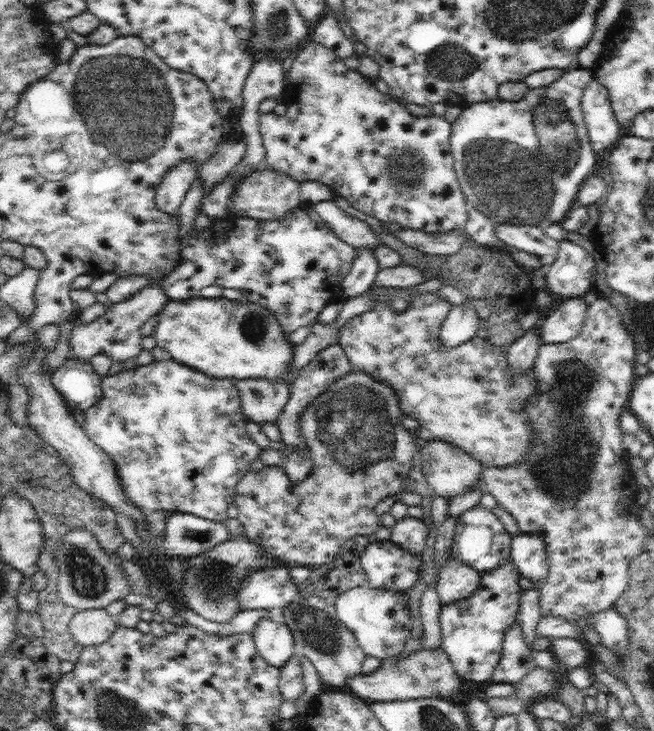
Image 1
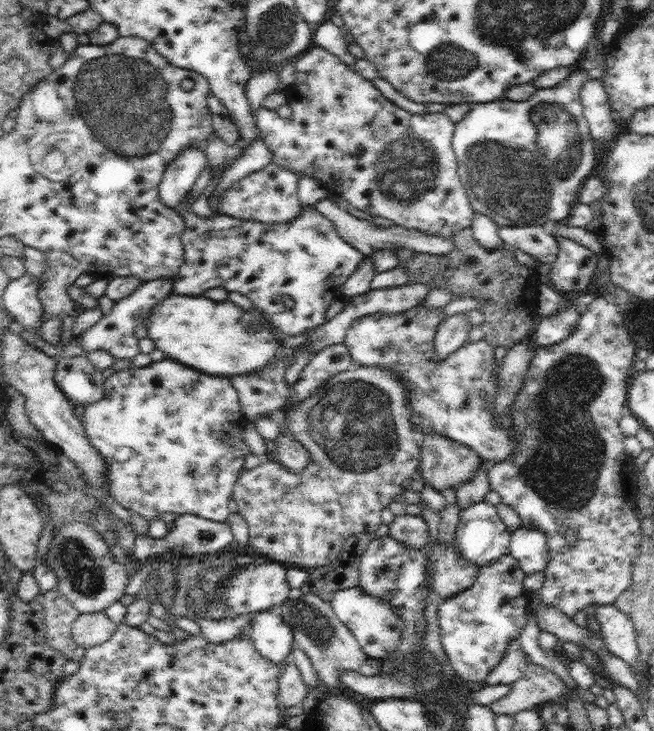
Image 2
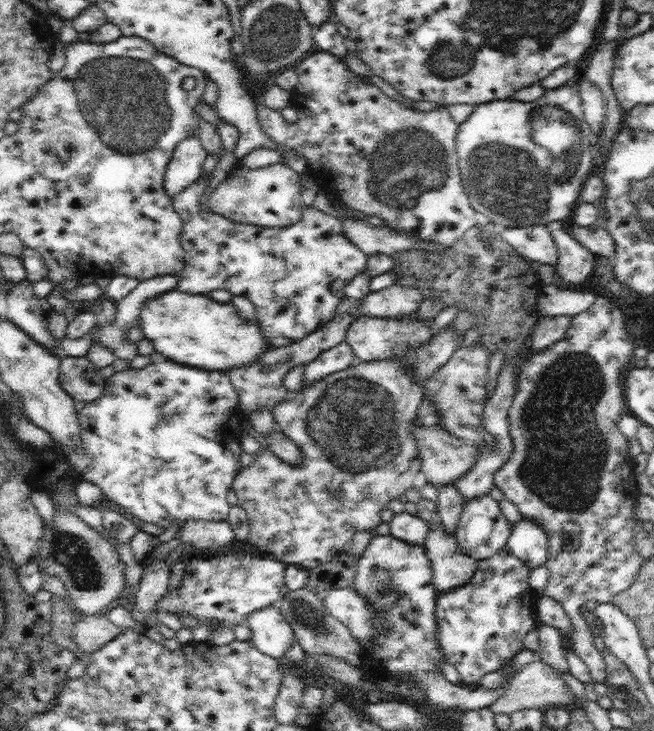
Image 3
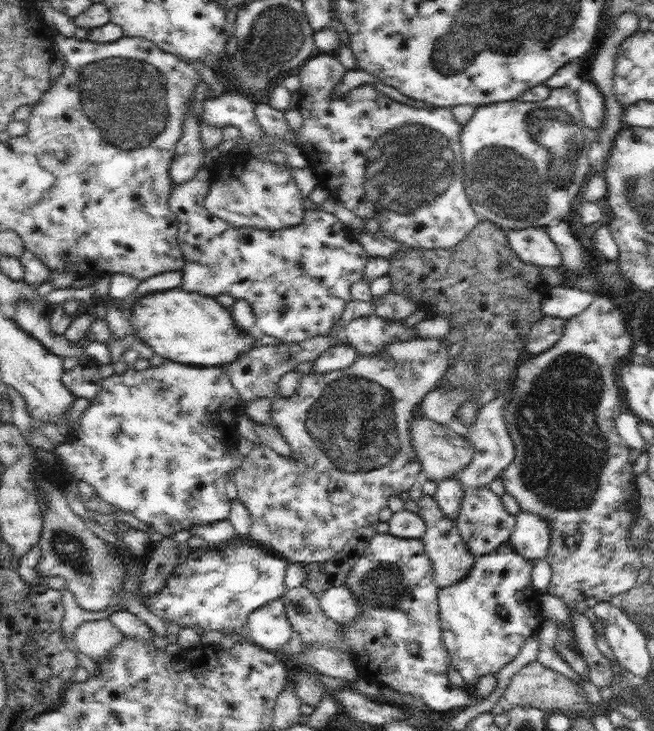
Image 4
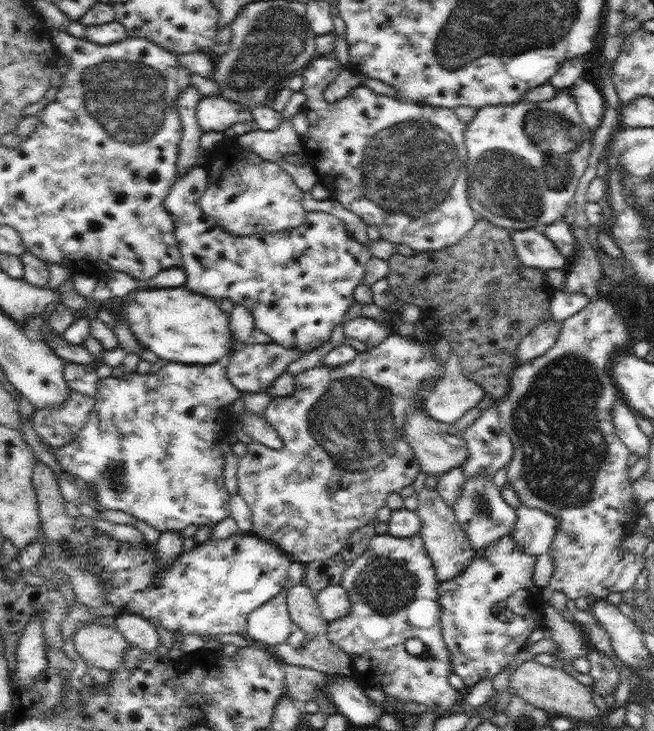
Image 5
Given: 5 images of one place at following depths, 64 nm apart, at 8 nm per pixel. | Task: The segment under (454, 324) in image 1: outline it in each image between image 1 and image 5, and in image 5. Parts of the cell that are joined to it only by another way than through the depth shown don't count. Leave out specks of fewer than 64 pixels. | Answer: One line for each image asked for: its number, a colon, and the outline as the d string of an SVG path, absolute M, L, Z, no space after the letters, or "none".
2: M453 314L447 316L439 326L437 326L437 334L435 334L435 352L437 352L437 360L445 360L445 356L449 356L451 352L455 352L457 348L461 348L469 338L469 322L465 320L463 314Z
3: M449 324L445 330L441 330L437 336L433 336L433 340L427 344L427 346L419 346L415 350L409 350L403 358L385 358L385 360L373 360L373 362L353 362L349 368L345 368L343 372L333 372L321 380L313 380L313 384L307 384L299 390L297 398L293 400L285 400L285 402L279 402L277 406L273 406L273 420L275 420L275 426L277 430L281 430L287 438L291 438L303 452L303 462L297 464L297 466L291 466L291 464L283 464L283 460L277 460L269 450L261 448L259 454L251 454L255 458L255 462L247 468L241 468L239 474L235 476L231 488L239 500L237 506L243 508L243 512L247 514L247 520L249 520L249 538L247 542L253 544L257 550L261 550L265 556L273 558L273 560L279 560L281 564L293 564L293 566L299 566L303 570L309 570L313 566L319 566L319 564L325 564L329 560L333 560L333 554L337 554L339 550L345 548L345 544L353 538L355 532L359 530L371 530L375 532L375 528L381 524L379 520L379 512L387 508L387 504L391 500L395 500L397 496L401 496L407 488L413 488L413 476L421 470L421 458L419 458L419 448L417 448L417 416L415 416L415 410L419 408L421 400L423 400L423 394L425 394L425 388L423 388L423 382L429 380L439 368L443 368L443 364L447 364L447 360L453 356L453 352L457 352L459 344L461 344L461 336L455 334L455 328Z
4: M415 338L415 340L401 340L401 342L391 342L385 350L381 350L379 354L359 354L359 358L349 366L349 368L337 368L331 372L309 372L303 374L297 390L293 396L281 398L275 396L271 400L271 424L273 428L277 428L281 432L281 436L285 438L285 442L291 446L293 454L279 458L277 452L273 452L267 446L255 446L249 450L247 458L243 458L243 462L237 462L237 468L233 470L231 480L235 482L237 488L237 498L243 502L243 506L247 508L249 516L251 516L251 530L249 530L249 540L261 544L265 550L273 550L279 558L283 558L287 564L319 564L325 560L331 560L333 554L337 554L345 542L353 536L353 532L357 528L365 528L365 526L373 526L379 524L379 510L387 506L391 496L397 496L399 492L409 492L409 488L415 484L415 476L421 472L421 464L419 458L415 454L415 448L411 444L411 420L415 420L415 408L417 404L421 404L421 400L437 388L441 376L447 372L449 368L449 346L445 344L445 340L435 340L435 338Z
5: M393 332L377 348L357 352L357 356L339 366L321 366L295 376L295 390L289 396L273 398L263 412L265 422L277 430L283 440L283 450L249 444L247 454L237 458L237 494L249 506L253 518L251 532L263 540L273 542L293 562L309 564L315 560L335 556L353 530L371 524L377 510L387 504L391 492L413 484L421 466L415 452L405 440L405 416L413 410L417 394L423 392L421 382L437 380L445 372L433 358L427 342L403 338Z

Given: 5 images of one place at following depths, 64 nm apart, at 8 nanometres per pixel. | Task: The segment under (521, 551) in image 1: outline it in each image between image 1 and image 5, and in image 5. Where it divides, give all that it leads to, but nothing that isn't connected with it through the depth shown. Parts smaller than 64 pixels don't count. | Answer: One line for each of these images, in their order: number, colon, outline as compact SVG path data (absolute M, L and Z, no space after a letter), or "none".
2: M521 526L515 532L511 532L507 550L509 550L507 554L519 562L519 568L525 574L537 574L547 568L549 562L547 536L535 528Z
3: M523 516L519 520L519 524L513 526L505 548L509 550L509 554L523 560L523 564L529 570L535 570L535 568L541 568L547 564L549 538L541 530L539 524L535 524L533 520Z
4: M521 510L515 516L515 528L509 536L513 552L525 560L541 560L549 550L549 522L537 514Z
5: M521 502L519 508L515 508L517 522L511 530L511 538L515 544L529 556L541 556L549 554L549 546L555 538L555 518L547 512L533 510Z

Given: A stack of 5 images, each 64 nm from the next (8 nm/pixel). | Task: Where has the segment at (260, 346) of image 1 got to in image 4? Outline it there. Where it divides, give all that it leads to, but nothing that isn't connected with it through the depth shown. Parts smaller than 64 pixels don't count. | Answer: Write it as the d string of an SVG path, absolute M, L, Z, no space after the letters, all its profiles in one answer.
M181 288L145 294L133 304L137 312L131 312L131 330L137 338L147 344L155 354L167 362L189 364L199 368L209 366L227 366L239 360L245 352L253 348L249 334L241 332L231 316L231 308L221 306L211 296L189 294Z

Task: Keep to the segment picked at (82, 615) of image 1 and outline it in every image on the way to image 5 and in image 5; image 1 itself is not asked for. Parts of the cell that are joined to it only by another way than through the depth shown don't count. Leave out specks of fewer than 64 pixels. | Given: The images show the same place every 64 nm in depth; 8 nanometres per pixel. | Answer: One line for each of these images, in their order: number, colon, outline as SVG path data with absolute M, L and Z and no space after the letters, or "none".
2: M105 612L81 614L73 624L73 638L83 650L87 650L91 646L99 646L107 642L115 630L117 626L109 620Z
3: M105 614L97 616L85 616L77 622L77 634L75 640L85 656L91 656L99 648L103 648L107 642L111 642L121 630L107 620Z
4: M101 616L99 620L83 622L81 628L75 634L73 648L93 660L95 664L107 660L109 652L121 642L121 632L117 626L113 626L107 616Z
5: M101 624L81 626L73 642L87 668L105 670L109 674L117 672L117 668L123 664L125 650L129 648L117 628Z

